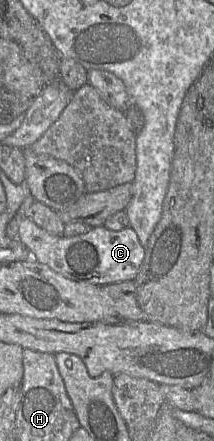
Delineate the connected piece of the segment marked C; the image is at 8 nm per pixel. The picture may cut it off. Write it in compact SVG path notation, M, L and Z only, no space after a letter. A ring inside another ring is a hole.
M24 218L19 224L18 239L31 252L33 260L47 265L68 279L98 286L134 281L145 256L145 247L131 227L113 231L98 226L84 234L66 237L52 235L31 219Z

